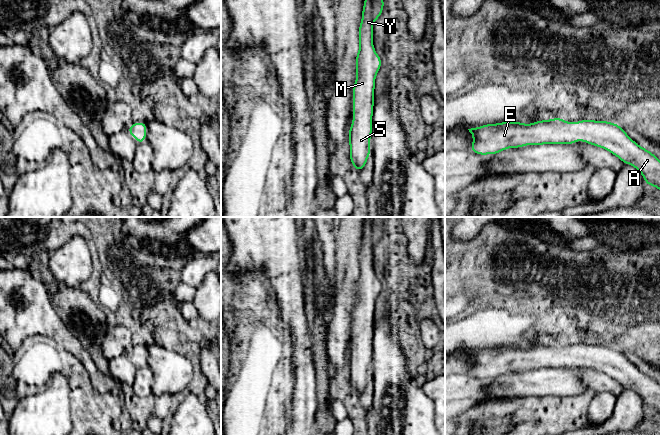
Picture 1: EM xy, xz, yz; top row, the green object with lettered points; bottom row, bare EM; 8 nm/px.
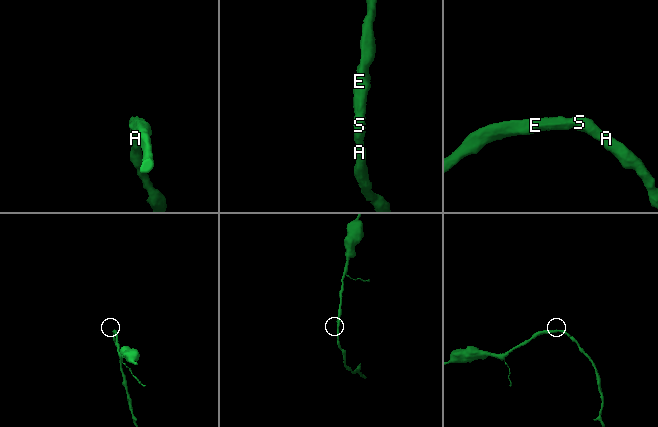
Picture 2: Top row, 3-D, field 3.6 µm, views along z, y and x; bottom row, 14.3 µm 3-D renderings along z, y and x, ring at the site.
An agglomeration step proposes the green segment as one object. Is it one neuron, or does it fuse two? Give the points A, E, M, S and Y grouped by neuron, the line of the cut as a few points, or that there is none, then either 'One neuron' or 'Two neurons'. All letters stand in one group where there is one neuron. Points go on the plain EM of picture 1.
Groups: A E M S Y. No split. One neuron

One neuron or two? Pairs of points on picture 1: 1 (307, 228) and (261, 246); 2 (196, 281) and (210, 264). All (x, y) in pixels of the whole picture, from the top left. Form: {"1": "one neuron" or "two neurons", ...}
{"1": "two neurons", "2": "one neuron"}

